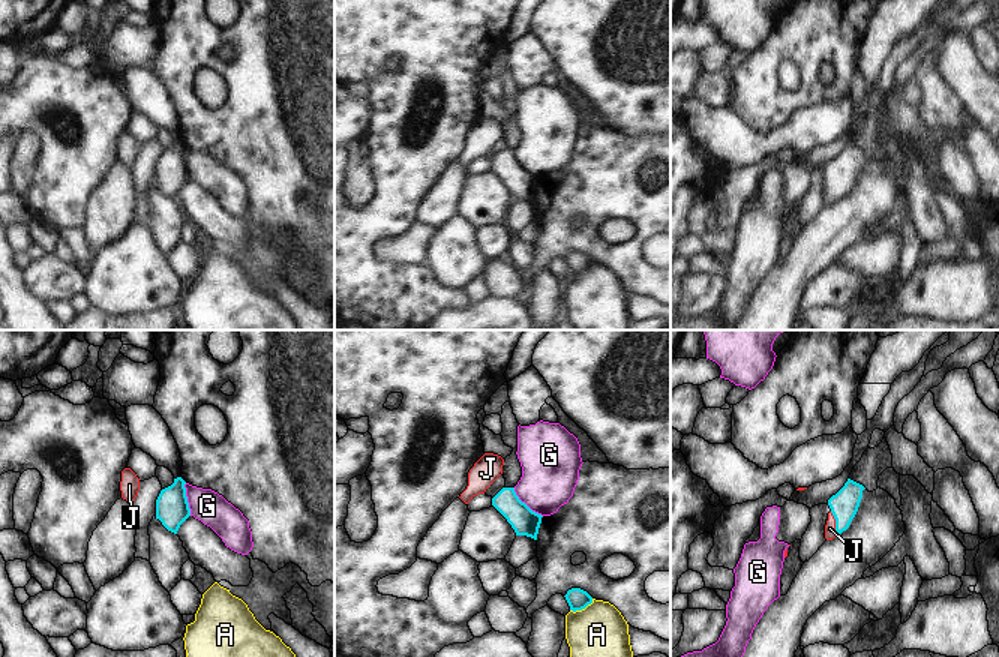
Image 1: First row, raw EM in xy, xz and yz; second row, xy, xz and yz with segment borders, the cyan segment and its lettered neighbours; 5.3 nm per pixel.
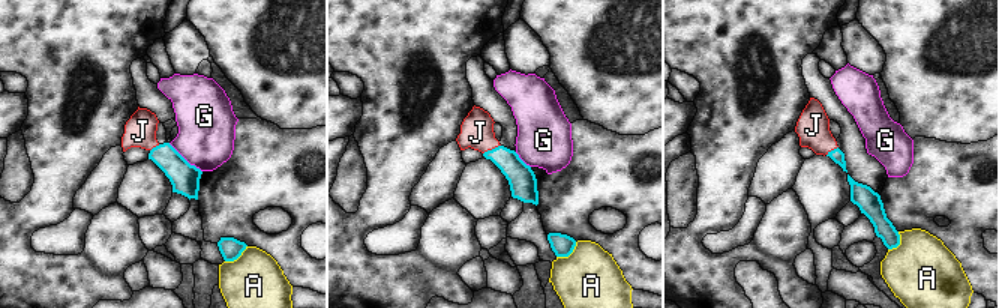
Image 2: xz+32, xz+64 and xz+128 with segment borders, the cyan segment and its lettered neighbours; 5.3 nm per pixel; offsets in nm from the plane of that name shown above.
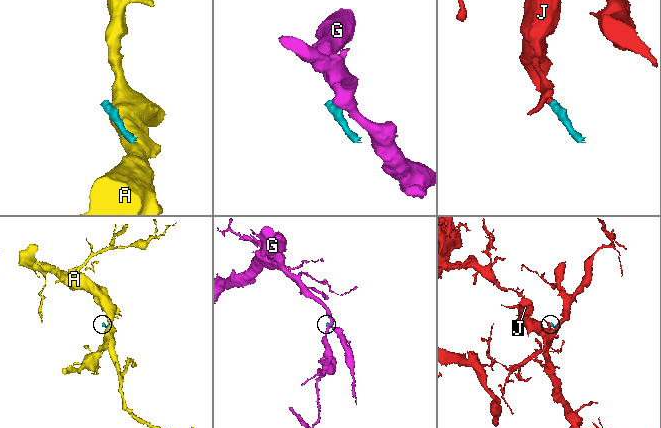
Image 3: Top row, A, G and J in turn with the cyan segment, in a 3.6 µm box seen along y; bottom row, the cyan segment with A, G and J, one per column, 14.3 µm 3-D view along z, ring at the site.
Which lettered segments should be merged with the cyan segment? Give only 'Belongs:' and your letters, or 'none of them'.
Belongs: J

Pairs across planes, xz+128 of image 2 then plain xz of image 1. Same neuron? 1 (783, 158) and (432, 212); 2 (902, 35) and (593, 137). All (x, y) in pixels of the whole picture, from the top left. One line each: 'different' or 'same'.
1: same
2: different

